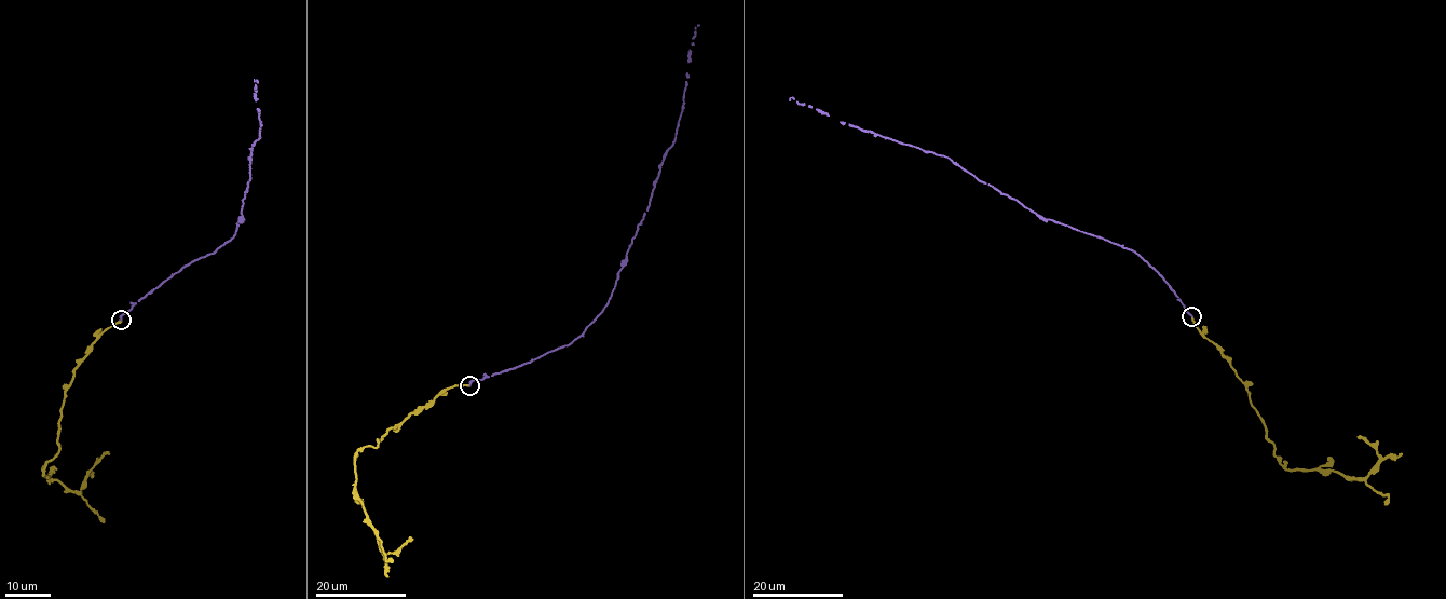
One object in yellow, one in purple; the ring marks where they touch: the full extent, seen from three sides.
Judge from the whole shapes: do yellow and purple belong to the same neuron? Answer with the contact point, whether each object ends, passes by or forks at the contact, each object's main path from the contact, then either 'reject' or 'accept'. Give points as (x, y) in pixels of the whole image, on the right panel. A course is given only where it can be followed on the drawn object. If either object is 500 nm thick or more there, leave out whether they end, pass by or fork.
(1191, 316) | yellow ends | purple ends | yellow via (1192, 316), (1247, 389), (1266, 437), (1286, 468), (1326, 470), (1366, 477), (1378, 458), (1376, 450), (1359, 437) | purple via (1192, 316), (1162, 276), (1132, 250), (1041, 218), (947, 158), (841, 123), (792, 97), (790, 100) | accept

